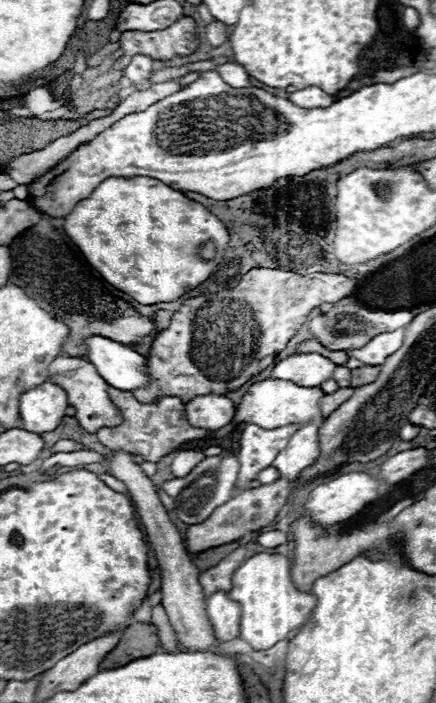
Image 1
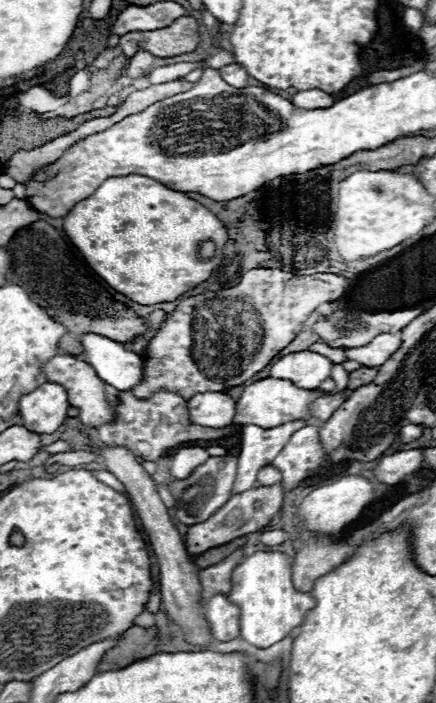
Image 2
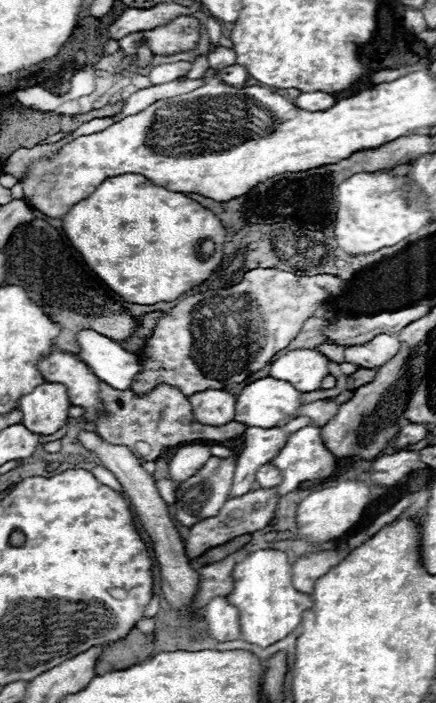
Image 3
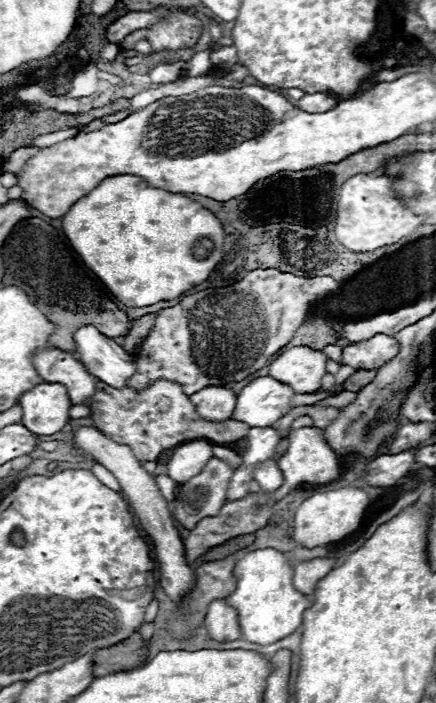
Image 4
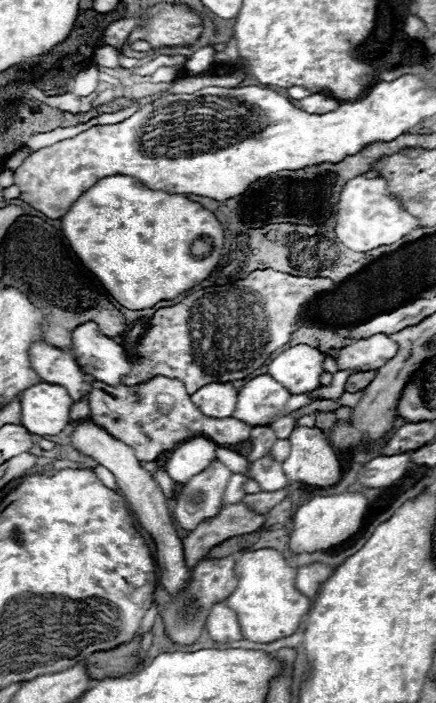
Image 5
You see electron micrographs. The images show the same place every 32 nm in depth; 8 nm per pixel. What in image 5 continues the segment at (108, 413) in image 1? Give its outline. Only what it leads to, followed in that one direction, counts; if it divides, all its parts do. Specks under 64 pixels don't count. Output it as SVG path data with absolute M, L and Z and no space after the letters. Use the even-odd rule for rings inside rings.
M34 342L28 354L36 374L48 384L64 386L72 400L78 400L82 394L88 394L92 390L90 376L80 372L80 366L76 364L76 360L72 360L70 352L46 342Z

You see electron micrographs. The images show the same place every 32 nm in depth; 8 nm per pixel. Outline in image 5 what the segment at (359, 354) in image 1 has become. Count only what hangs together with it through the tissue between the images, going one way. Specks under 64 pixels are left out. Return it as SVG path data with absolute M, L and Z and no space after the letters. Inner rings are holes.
M376 334L344 346L338 352L336 364L338 370L352 370L352 372L362 372L364 368L378 370L392 356L396 356L396 352L398 344L394 340L390 340L386 334Z

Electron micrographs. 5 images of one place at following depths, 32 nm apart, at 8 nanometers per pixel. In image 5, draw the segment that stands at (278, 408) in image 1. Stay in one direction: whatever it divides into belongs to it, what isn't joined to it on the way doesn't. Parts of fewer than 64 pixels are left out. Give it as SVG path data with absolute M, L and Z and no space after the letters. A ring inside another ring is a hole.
M260 374L240 388L232 416L250 426L264 426L278 410L282 410L288 398L290 392L270 374Z

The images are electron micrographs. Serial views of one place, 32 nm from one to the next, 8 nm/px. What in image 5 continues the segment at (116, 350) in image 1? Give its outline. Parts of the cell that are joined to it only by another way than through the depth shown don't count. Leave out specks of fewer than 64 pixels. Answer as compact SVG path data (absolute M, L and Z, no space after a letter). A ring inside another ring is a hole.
M94 322L80 324L72 330L70 352L76 364L104 384L122 384L120 378L128 374L128 360L122 346L102 334Z

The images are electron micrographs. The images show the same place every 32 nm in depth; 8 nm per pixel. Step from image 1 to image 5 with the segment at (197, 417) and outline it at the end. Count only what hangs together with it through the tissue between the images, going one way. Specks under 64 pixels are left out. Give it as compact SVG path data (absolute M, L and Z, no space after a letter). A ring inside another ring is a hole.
M212 382L194 392L192 402L204 416L230 418L236 406L236 388L230 382Z

